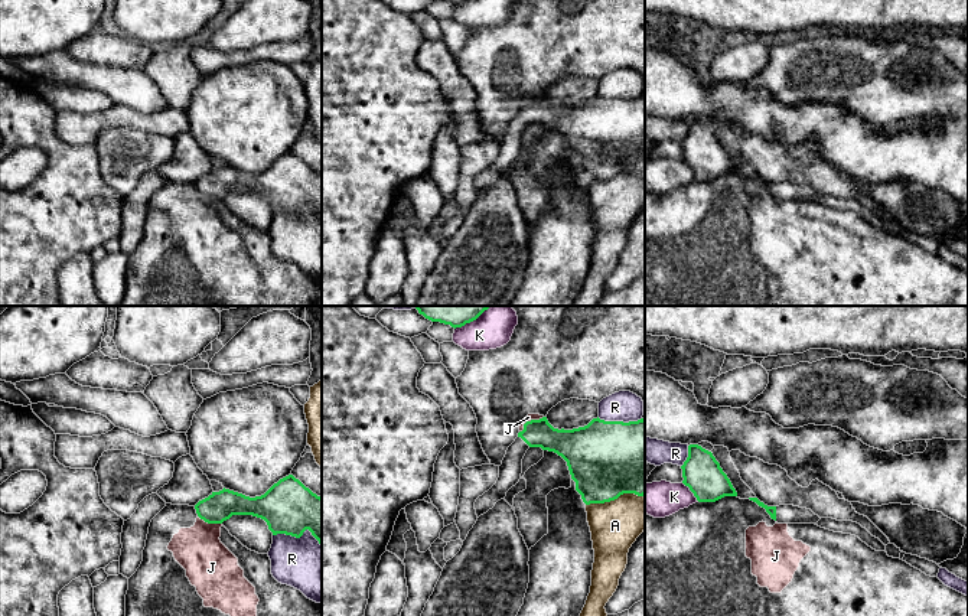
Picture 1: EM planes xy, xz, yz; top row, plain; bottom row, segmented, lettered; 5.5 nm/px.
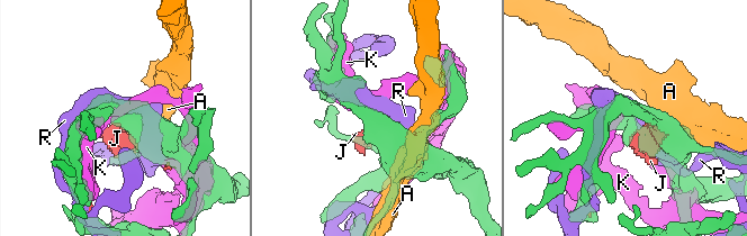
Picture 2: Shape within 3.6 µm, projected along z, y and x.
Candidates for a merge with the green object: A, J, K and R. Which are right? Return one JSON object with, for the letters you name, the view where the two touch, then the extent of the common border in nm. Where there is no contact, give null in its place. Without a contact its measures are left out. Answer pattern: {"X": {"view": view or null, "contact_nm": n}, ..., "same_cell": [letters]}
{"same_cell": []}

